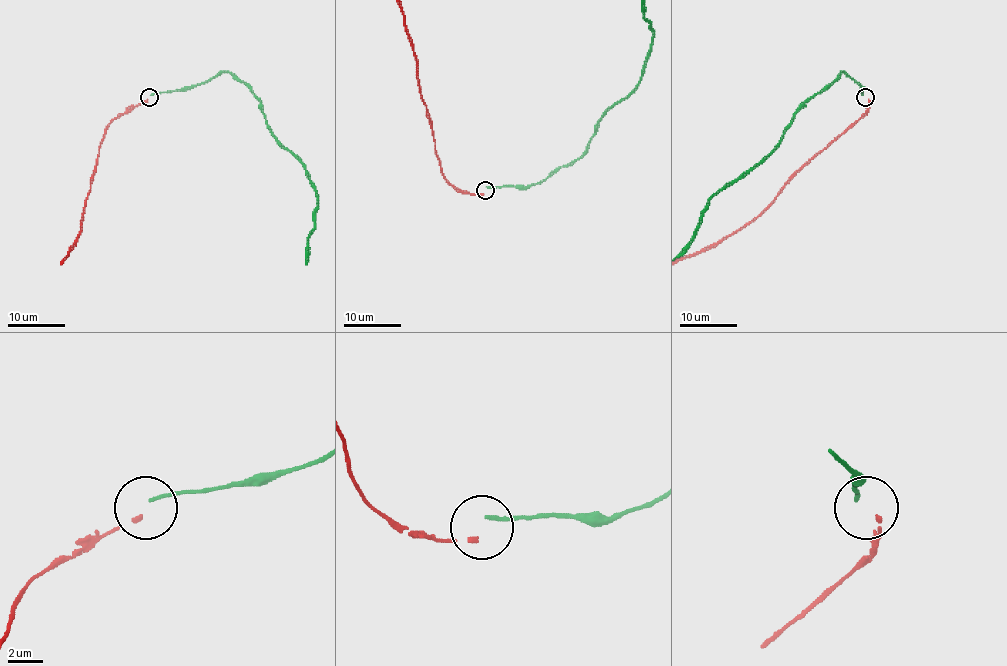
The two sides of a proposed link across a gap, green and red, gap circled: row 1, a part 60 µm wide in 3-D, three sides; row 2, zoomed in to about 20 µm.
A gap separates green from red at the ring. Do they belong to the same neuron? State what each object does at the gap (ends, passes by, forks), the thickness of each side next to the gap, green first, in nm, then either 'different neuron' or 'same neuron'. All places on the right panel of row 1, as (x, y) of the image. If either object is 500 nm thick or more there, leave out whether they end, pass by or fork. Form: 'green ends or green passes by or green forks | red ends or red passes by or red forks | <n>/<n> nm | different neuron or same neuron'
green ends | red ends | 200/240 nm | different neuron

